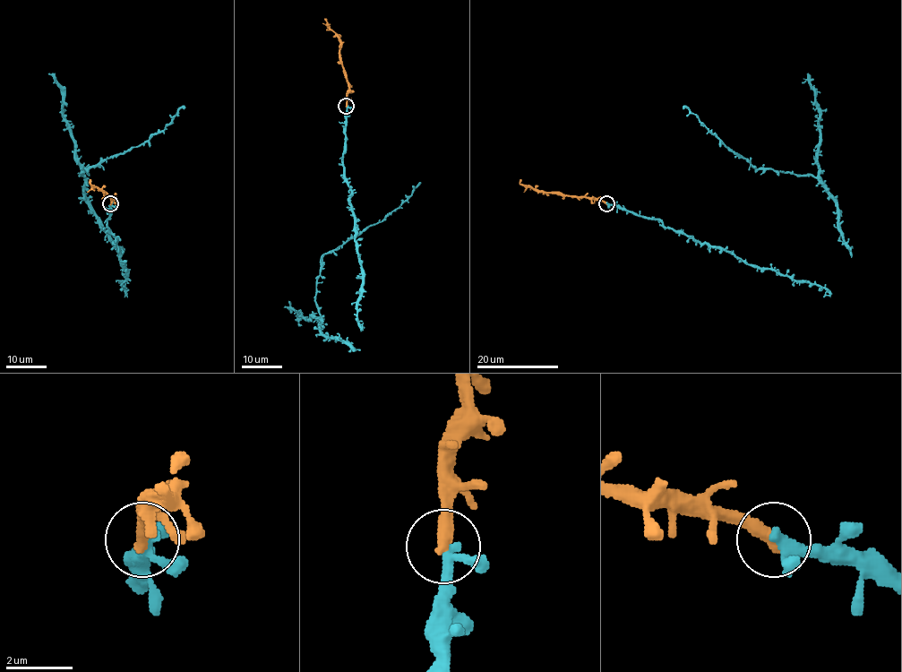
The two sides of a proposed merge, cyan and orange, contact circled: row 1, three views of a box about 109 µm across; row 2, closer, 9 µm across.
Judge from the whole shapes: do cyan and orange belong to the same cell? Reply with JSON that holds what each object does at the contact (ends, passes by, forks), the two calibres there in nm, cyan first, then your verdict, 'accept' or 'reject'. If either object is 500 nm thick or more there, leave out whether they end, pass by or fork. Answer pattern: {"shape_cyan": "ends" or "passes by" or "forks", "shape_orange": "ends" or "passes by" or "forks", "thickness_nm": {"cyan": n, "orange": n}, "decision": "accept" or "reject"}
{"shape_cyan": "passes by", "shape_orange": "ends", "thickness_nm": {"cyan": 280, "orange": 440}, "decision": "accept"}

